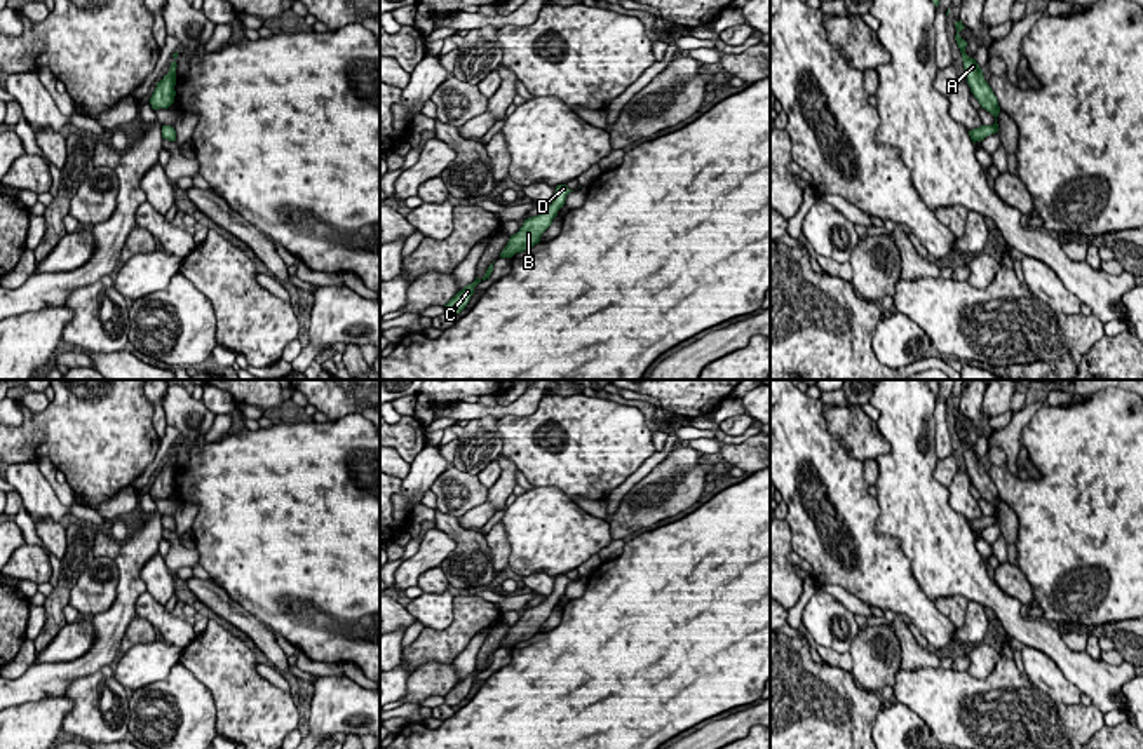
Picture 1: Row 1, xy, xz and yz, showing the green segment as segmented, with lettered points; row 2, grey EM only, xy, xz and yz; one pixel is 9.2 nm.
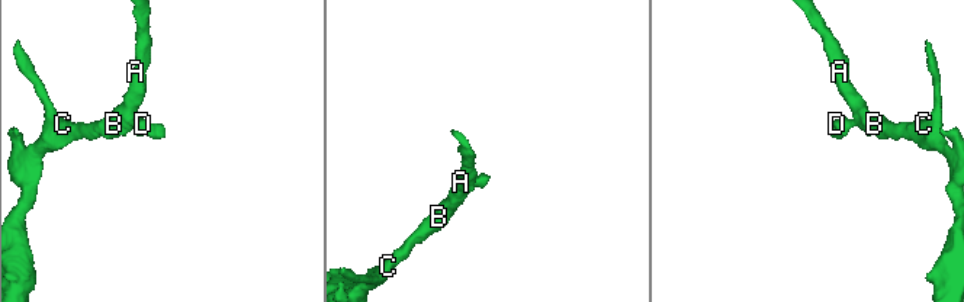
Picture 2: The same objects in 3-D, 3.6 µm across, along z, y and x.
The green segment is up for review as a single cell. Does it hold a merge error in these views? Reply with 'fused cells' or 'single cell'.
single cell

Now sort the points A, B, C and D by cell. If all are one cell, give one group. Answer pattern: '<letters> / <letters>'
A B C D

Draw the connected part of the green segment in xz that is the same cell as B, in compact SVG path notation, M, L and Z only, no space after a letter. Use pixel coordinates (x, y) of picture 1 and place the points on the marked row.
M558 185L554 200L538 216L524 219L517 233L511 235L507 246L500 253L500 258L512 258L516 253L531 249L540 242L542 233L551 226L558 211L565 206L566 195L573 192L566 185Z

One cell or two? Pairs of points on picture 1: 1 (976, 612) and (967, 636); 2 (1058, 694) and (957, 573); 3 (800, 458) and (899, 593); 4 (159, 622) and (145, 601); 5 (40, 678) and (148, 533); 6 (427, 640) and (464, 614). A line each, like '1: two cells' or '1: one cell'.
1: one cell
2: two cells
3: one cell
4: one cell
5: one cell
6: one cell

